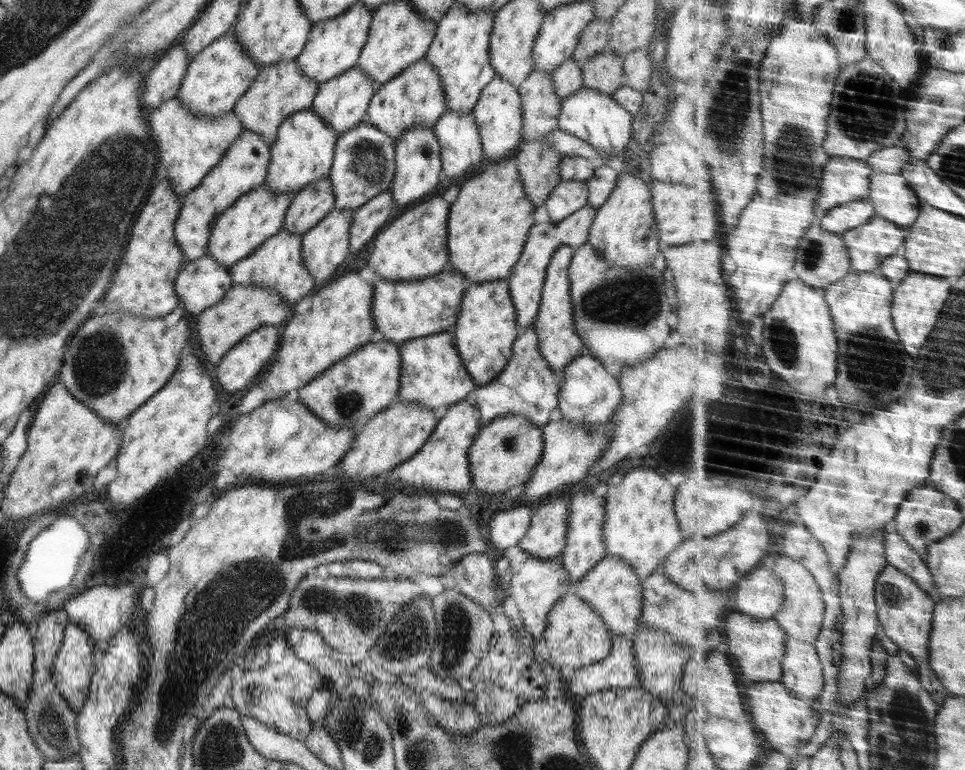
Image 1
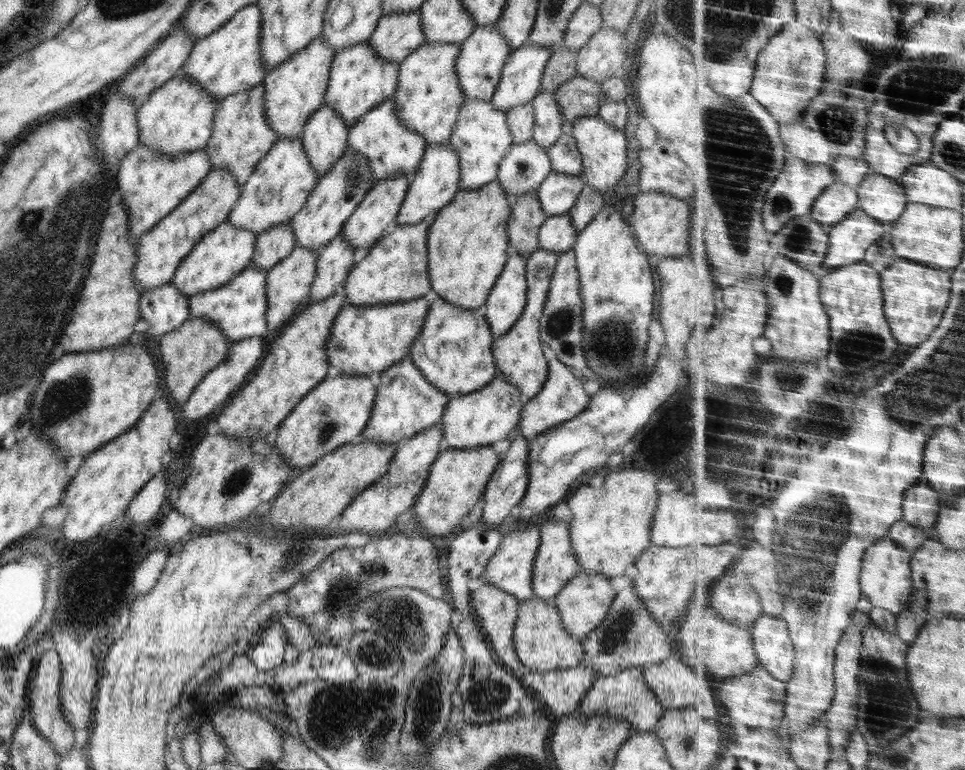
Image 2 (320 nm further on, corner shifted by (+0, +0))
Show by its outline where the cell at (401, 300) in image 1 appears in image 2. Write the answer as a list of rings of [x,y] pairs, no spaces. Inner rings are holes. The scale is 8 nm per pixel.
[[[425,297],[372,306],[347,301],[337,312],[325,344],[329,364],[340,368],[340,375],[377,376],[409,354],[413,340],[423,328],[428,307],[429,301]]]

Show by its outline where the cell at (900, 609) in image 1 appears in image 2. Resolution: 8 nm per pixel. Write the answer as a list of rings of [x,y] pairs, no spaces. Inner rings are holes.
[[[890,534],[868,549],[867,555],[864,557],[861,583],[865,595],[875,607],[892,610],[897,616],[912,608],[911,602],[915,592],[915,580],[911,565],[913,562],[914,554],[899,545]]]

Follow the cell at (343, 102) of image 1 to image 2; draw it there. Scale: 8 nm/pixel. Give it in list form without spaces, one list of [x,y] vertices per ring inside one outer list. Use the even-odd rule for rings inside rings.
[[[325,103],[306,121],[300,140],[319,179],[344,155],[348,133],[348,124]]]

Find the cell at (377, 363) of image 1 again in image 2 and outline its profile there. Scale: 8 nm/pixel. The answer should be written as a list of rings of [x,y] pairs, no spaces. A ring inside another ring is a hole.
[[[362,374],[339,375],[316,385],[300,399],[272,436],[281,458],[293,468],[310,467],[321,456],[357,441],[372,416],[375,386],[375,377]]]

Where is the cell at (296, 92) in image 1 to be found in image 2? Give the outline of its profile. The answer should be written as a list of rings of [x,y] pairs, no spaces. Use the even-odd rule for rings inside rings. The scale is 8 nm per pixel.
[[[263,83],[223,98],[214,111],[212,137],[204,150],[210,156],[212,171],[230,171],[239,186],[246,184],[256,165],[278,141],[265,116]]]

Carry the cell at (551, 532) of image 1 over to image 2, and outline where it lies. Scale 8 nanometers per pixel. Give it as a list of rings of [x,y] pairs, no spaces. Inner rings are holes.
[[[537,526],[512,527],[504,532],[503,539],[496,552],[490,557],[481,578],[496,588],[506,591],[518,601],[528,600],[534,596],[532,590],[532,573],[537,548],[540,546],[540,531]]]

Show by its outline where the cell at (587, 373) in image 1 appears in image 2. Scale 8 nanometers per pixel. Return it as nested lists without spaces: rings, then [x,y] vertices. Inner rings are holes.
[[[544,349],[544,356],[548,363],[548,378],[540,392],[536,393],[528,402],[523,403],[520,411],[520,432],[524,439],[531,441],[535,436],[543,433],[547,428],[572,420],[582,414],[587,407],[590,395],[584,391],[584,380],[578,378],[564,363],[560,362],[552,350]]]

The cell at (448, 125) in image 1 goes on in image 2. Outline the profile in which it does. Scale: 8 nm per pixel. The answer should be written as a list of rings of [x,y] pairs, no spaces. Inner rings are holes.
[[[446,144],[440,147],[438,147],[438,145],[428,145],[426,151],[424,151],[424,157],[422,158],[420,166],[418,166],[416,173],[410,178],[406,198],[404,198],[402,208],[398,211],[398,216],[395,220],[397,224],[418,224],[426,218],[435,216],[438,211],[452,201],[452,198],[456,196],[456,192],[460,190],[459,178],[460,159],[458,159],[458,152],[452,149],[452,145]]]

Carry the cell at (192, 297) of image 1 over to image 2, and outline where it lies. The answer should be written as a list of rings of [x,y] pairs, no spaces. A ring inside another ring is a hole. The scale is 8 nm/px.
[[[171,283],[142,292],[140,316],[150,326],[146,336],[161,337],[188,320],[190,318],[189,300],[190,296],[180,292]]]

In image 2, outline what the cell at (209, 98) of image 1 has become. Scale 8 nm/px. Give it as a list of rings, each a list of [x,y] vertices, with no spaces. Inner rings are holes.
[[[181,73],[167,80],[151,92],[144,104],[137,108],[136,120],[140,142],[162,155],[184,155],[184,152],[204,150],[212,137],[214,111],[219,99],[213,98],[195,80]]]

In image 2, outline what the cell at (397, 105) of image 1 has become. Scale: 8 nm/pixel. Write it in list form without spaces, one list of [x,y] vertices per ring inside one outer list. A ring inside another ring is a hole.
[[[393,96],[372,108],[360,118],[356,124],[349,126],[347,147],[354,149],[358,155],[368,159],[368,167],[375,180],[390,177],[406,177],[410,179],[420,166],[427,145],[424,137],[404,127],[401,118],[397,116],[393,107]]]

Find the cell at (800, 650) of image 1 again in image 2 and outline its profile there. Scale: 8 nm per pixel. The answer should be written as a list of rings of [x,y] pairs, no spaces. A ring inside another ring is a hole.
[[[766,613],[752,629],[756,652],[764,668],[779,680],[790,682],[796,672],[796,644],[782,617]]]

